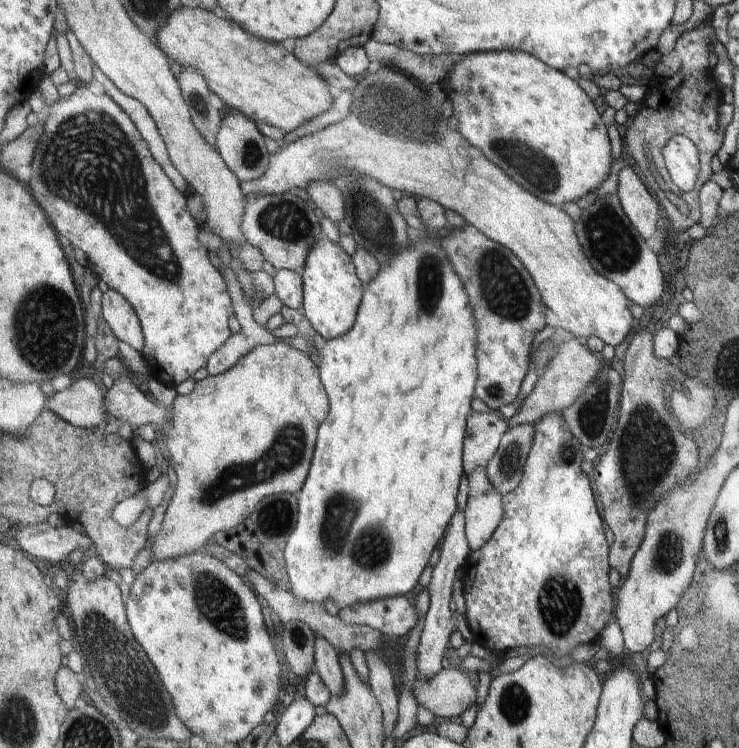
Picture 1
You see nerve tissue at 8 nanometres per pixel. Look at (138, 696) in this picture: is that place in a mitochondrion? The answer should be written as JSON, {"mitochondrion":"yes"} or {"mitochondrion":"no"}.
{"mitochondrion":"yes"}

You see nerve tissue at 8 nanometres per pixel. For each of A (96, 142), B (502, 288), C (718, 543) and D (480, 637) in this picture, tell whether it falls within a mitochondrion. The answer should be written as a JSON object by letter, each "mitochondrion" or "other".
{"A":"mitochondrion","B":"mitochondrion","C":"mitochondrion","D":"other"}

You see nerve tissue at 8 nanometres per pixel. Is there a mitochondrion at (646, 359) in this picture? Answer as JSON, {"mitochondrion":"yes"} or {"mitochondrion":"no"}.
{"mitochondrion":"no"}

